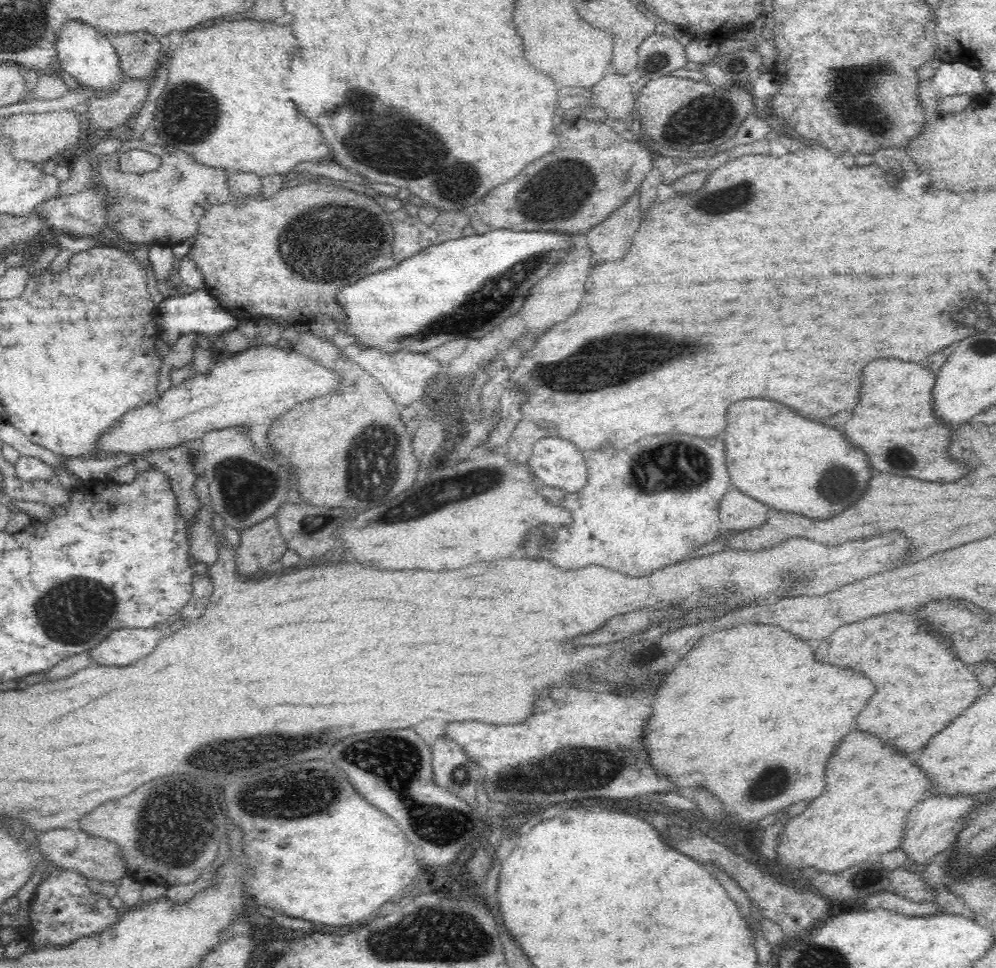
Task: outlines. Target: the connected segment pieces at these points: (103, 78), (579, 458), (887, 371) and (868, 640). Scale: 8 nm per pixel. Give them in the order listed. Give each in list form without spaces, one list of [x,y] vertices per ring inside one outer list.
[[[72,20],[62,26],[55,42],[57,54],[57,71],[61,74],[74,76],[81,86],[90,87],[96,91],[116,92],[126,77],[120,66],[118,53],[113,44],[94,26],[86,26],[84,22]]]
[[[546,436],[533,446],[529,460],[534,483],[578,492],[588,480],[588,470],[582,452],[569,440]]]
[[[876,360],[876,362],[870,362],[862,374],[864,374],[862,398],[860,398],[860,404],[854,408],[852,420],[846,424],[844,430],[846,430],[846,438],[868,454],[874,470],[898,474],[898,476],[912,476],[912,478],[920,478],[920,481],[932,482],[956,481],[958,478],[964,478],[970,472],[968,465],[948,460],[952,428],[940,418],[936,418],[934,414],[932,390],[934,390],[936,376],[928,368],[914,364],[914,362],[902,362],[902,360]]]
[[[892,612],[842,626],[820,644],[820,648],[816,650],[816,658],[826,664],[856,668],[874,682],[876,694],[856,718],[856,726],[860,730],[878,734],[882,740],[886,740],[886,744],[906,752],[916,752],[924,748],[930,738],[938,734],[938,730],[944,730],[958,714],[972,706],[980,692],[980,684],[970,668],[952,654],[946,638],[934,636],[930,632],[928,622],[920,620],[918,612]]]

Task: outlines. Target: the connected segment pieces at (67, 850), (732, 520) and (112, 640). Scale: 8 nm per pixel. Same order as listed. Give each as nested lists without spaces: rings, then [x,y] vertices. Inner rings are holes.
[[[70,826],[61,829],[52,829],[38,835],[37,848],[46,857],[61,869],[75,871],[86,879],[98,879],[102,883],[117,884],[117,881],[129,874],[124,865],[124,856],[116,843],[102,838],[88,835],[84,829]]]
[[[730,490],[720,504],[720,520],[732,530],[750,530],[762,526],[770,508],[740,490]]]
[[[160,628],[112,630],[108,636],[90,650],[94,664],[106,666],[128,666],[150,654],[166,636]]]

